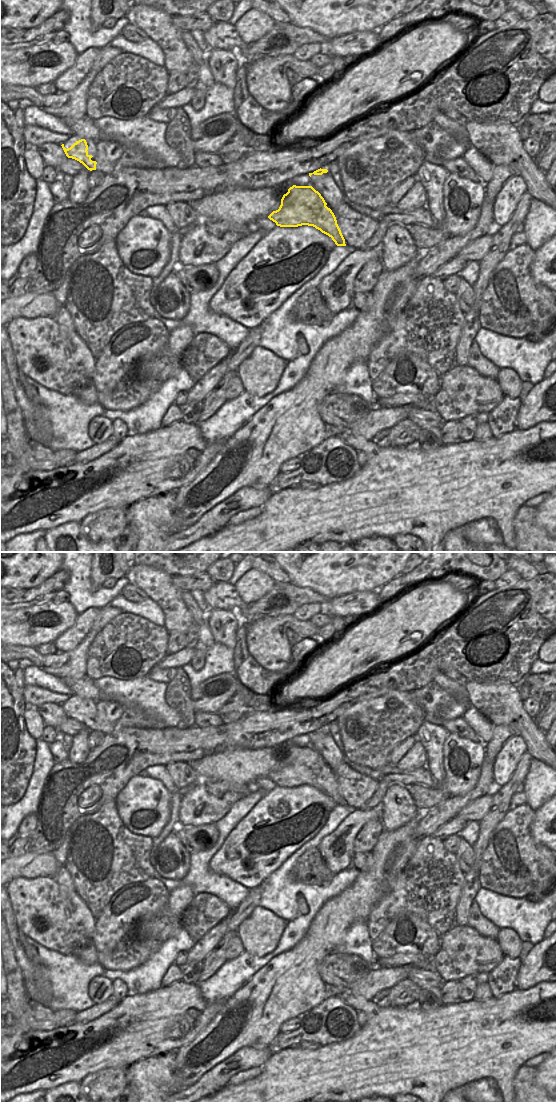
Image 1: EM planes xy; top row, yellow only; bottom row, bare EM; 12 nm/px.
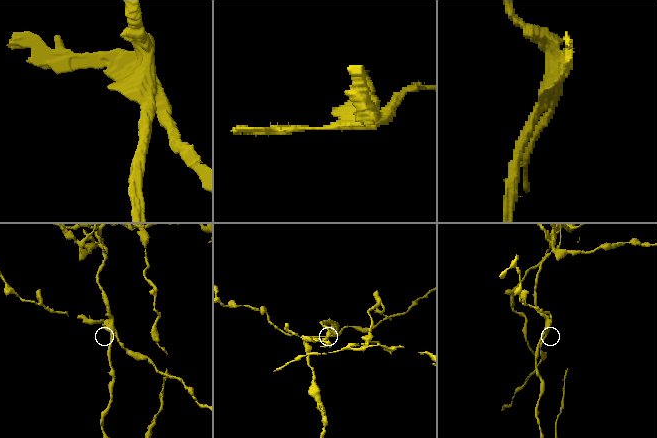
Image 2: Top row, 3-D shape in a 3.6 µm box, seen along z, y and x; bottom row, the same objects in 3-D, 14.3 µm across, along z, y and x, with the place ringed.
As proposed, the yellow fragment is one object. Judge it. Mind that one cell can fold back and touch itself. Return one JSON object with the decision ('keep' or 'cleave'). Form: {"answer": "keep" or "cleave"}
{"answer": "cleave"}

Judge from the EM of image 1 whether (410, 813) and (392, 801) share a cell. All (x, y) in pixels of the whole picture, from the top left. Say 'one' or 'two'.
one

